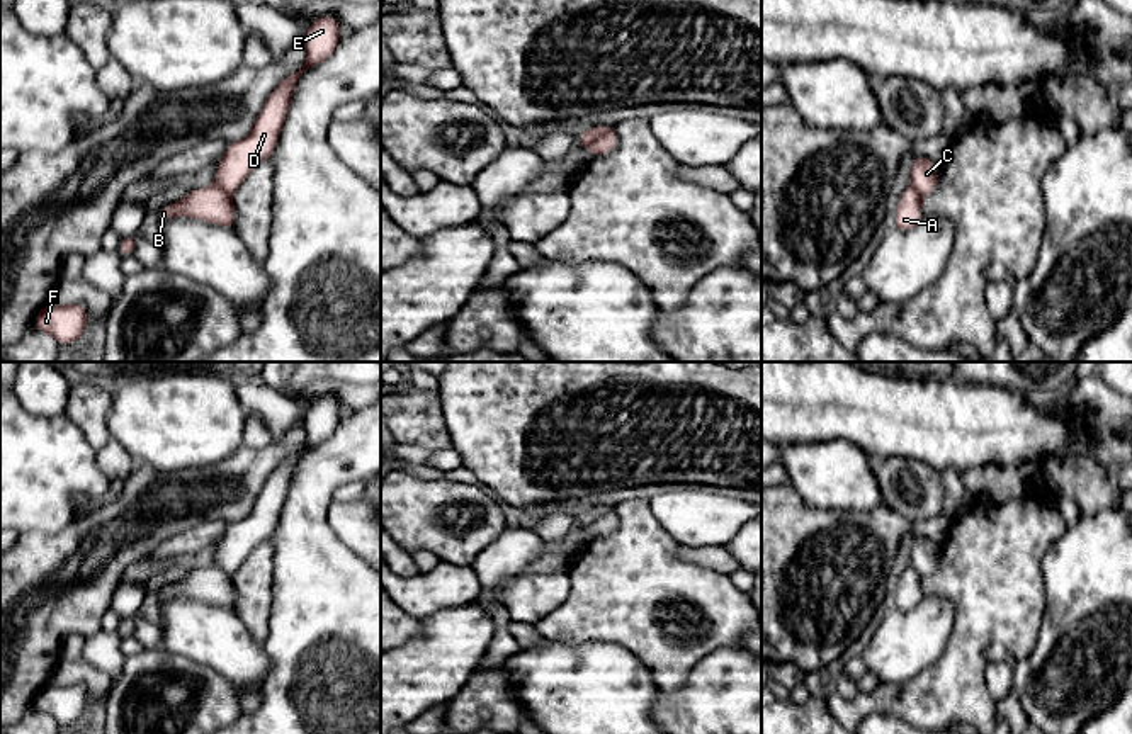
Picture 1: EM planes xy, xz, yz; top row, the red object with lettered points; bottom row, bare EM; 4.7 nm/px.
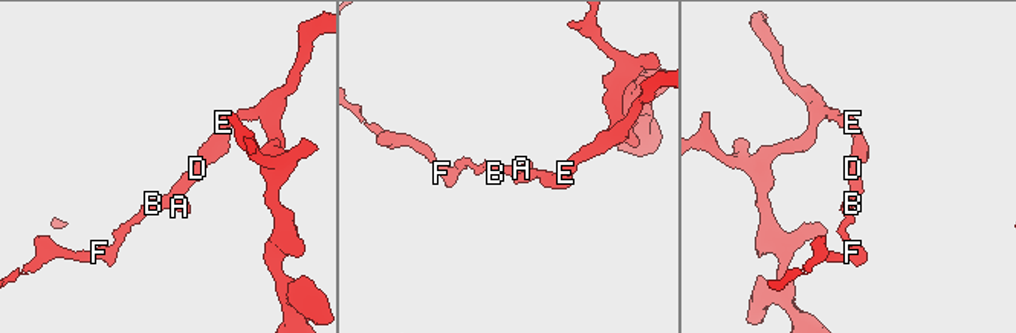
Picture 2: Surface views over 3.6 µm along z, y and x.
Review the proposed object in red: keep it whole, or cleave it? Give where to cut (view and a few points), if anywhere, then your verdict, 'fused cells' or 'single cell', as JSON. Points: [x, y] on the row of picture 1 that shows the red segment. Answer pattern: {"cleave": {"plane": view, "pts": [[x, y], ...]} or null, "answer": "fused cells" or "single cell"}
{"cleave": {"plane": "xz", "pts": [[611, 128], [587, 146]]}, "answer": "fused cells"}

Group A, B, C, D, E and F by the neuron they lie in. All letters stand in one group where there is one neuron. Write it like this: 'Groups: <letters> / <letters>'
Groups: A B F / C D E

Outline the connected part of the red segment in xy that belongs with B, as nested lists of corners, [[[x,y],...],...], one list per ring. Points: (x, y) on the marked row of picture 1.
[[[218,185],[189,190],[182,200],[167,204],[158,211],[160,221],[177,216],[209,221],[235,231],[236,212],[231,202],[231,194],[224,192]]]

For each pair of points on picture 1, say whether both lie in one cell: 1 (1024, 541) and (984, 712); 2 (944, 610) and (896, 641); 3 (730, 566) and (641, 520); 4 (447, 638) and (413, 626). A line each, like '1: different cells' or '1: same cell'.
1: same cell
2: same cell
3: different cells
4: different cells

